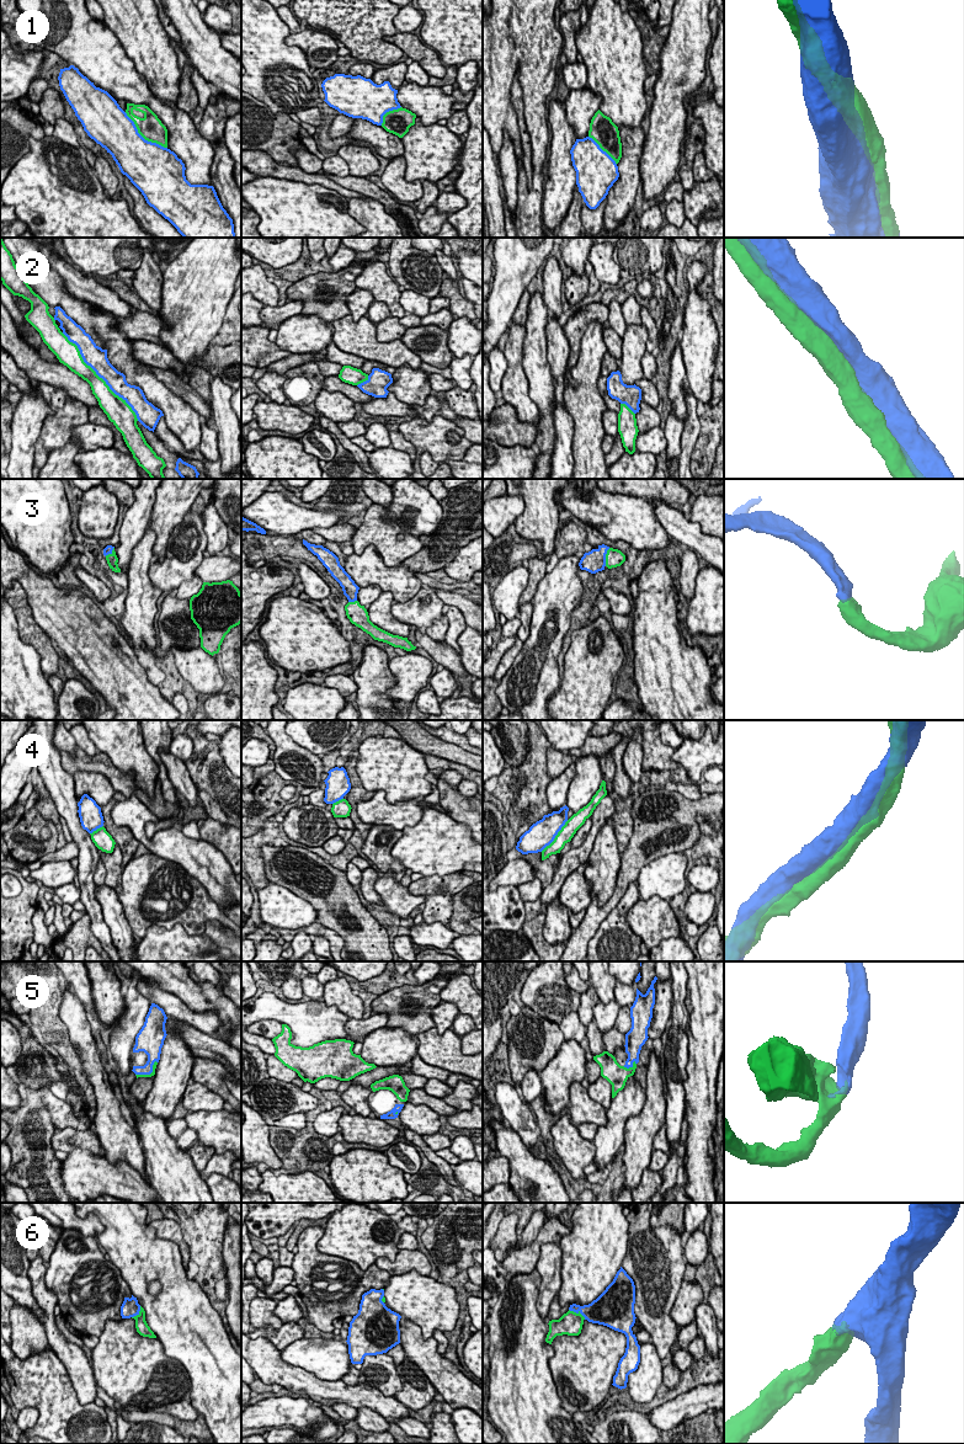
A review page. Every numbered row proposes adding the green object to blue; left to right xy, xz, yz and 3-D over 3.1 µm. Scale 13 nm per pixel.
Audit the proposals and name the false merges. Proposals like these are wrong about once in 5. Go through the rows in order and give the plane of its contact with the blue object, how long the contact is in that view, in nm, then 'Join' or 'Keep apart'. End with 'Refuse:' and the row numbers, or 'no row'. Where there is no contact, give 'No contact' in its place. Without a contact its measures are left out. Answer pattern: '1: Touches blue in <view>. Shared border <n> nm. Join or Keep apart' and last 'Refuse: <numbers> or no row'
1: Touches blue in xy. Shared border 750 nm. Join
2: Touches blue in xy. Shared border 1500 nm. Join
3: Touches blue in yz. Shared border 240 nm. Join
4: Touches blue in yz. Shared border 550 nm. Join
5: Touches blue in yz. Shared border 190 nm. Join
6: Touches blue in yz. Shared border 260 nm. Join
Refuse: no row

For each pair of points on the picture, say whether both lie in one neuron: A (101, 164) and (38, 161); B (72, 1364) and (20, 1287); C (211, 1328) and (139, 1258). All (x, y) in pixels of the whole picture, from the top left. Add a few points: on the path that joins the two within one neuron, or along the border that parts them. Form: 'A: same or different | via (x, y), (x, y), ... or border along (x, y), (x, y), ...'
A: different | border along (92, 169), (104, 188)
B: different | border along (28, 1277), (31, 1294), (37, 1305)
C: same | via (192, 1310), (180, 1298), (177, 1290), (158, 1271)

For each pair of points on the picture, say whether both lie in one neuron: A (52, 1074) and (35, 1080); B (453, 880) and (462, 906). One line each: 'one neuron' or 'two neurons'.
A: one neuron
B: two neurons

